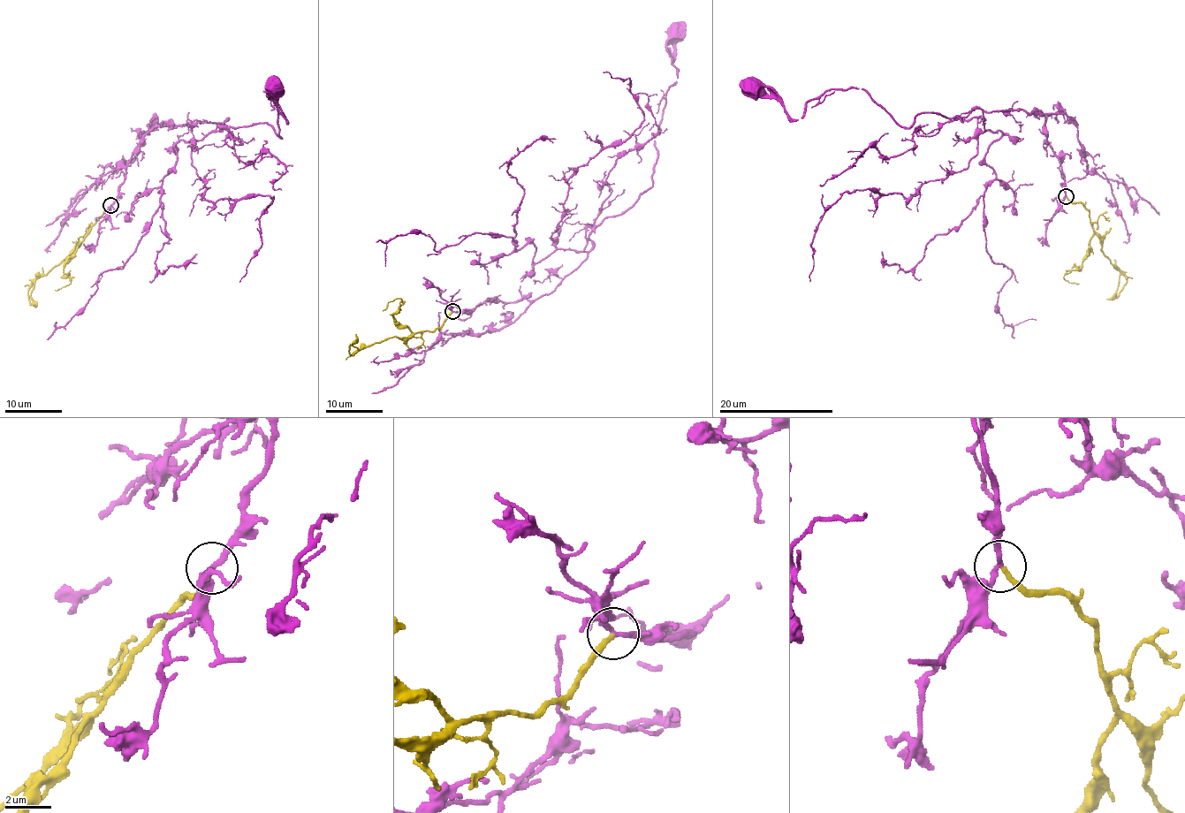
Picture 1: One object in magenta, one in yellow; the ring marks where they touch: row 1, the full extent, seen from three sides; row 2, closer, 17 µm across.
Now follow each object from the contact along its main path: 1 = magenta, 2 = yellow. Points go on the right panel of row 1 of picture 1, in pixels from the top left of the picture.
1: (1066, 196), (1037, 112), (920, 112), (902, 127), (862, 88), (824, 91), (798, 120), (771, 87), (749, 85)
2: (1066, 196), (1088, 212), (1103, 253), (1120, 271), (1118, 289), (1107, 299)

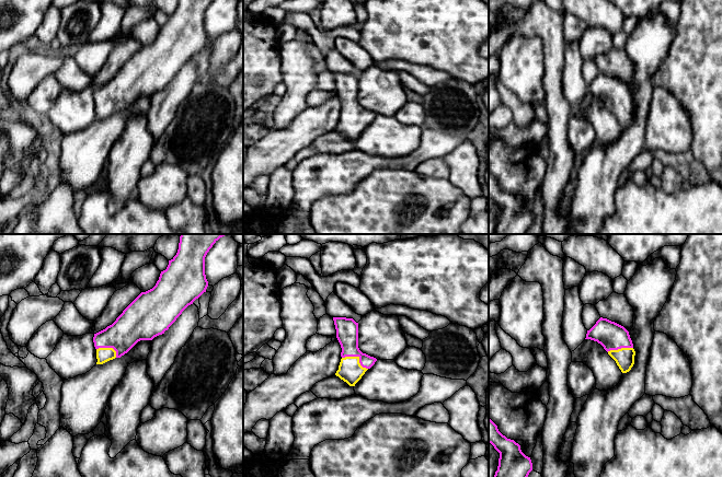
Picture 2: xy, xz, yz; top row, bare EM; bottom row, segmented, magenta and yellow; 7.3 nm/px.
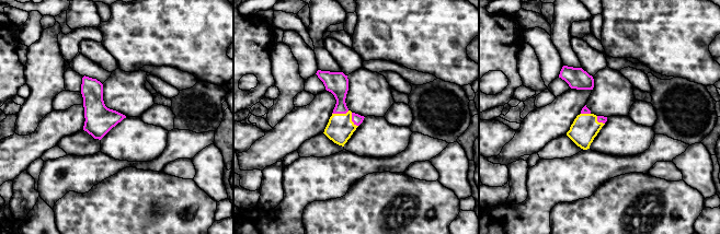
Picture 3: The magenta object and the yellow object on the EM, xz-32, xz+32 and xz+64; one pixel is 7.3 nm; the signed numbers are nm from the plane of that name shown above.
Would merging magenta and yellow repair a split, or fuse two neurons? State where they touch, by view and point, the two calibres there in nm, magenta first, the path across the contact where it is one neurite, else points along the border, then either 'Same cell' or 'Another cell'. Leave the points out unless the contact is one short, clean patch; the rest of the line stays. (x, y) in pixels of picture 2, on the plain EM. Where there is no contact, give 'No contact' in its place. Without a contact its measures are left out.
Touches magenta at xz (357, 111). Thickness 160 nm (magenta) against 180 nm. Another cell

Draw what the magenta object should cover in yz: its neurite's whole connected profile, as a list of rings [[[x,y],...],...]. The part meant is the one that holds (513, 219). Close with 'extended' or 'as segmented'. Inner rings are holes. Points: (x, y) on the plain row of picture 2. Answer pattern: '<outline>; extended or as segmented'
[[[489,174],[489,198],[500,208],[498,221],[494,234],[526,234],[528,232],[529,228],[532,225],[530,212],[522,207],[518,198],[503,190],[491,174]]]; as segmented

